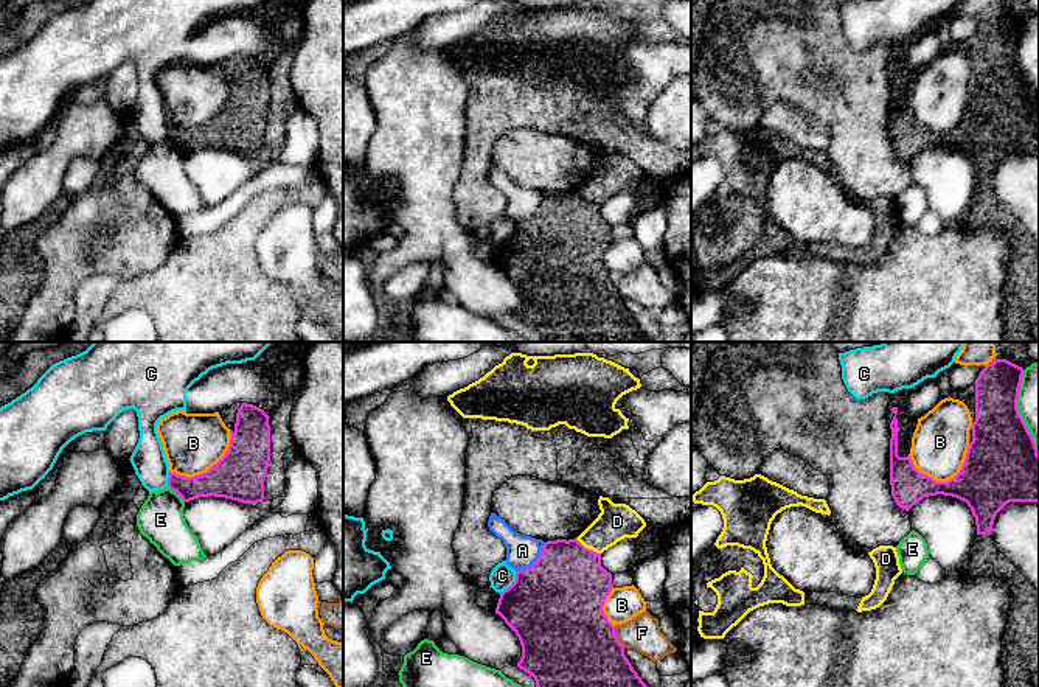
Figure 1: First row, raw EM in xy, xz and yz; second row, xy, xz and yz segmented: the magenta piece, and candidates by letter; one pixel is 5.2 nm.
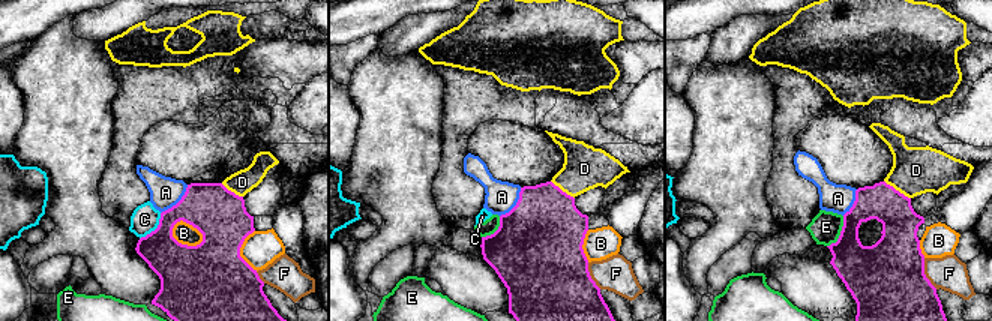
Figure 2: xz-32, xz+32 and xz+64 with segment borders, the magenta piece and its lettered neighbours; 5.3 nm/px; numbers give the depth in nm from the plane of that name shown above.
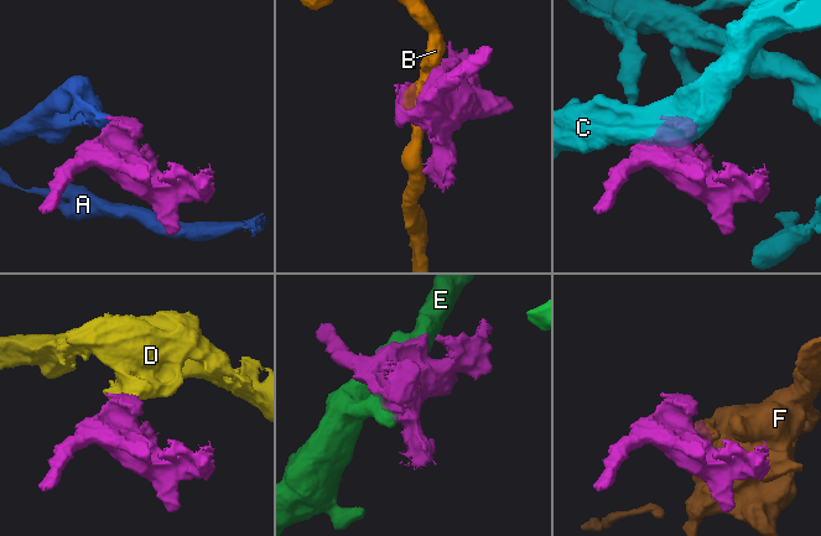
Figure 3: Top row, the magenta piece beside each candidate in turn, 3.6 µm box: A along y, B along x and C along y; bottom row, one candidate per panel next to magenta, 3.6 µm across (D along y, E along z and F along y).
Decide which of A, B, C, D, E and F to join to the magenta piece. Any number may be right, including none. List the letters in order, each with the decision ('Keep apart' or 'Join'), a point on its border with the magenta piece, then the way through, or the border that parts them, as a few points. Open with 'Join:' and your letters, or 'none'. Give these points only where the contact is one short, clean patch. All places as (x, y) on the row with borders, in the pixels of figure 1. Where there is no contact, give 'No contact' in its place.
Join: none
A: Keep apart. Touches magenta at xz (535, 561). Boundary: xz (544, 543), (539, 557), (530, 566), (516, 572)
B: Keep apart. Touches magenta at yz (948, 481)
C: Keep apart. Touches magenta at xz (511, 585). Boundary: xz (516, 572), (516, 578), (499, 592)
D: Keep apart. Touches magenta at xz (587, 549). Boundary: xz (575, 538), (600, 554)
E: Keep apart. Touches magenta at yz (1019, 414)
F: Keep apart. Touches magenta at xz (617, 638)

